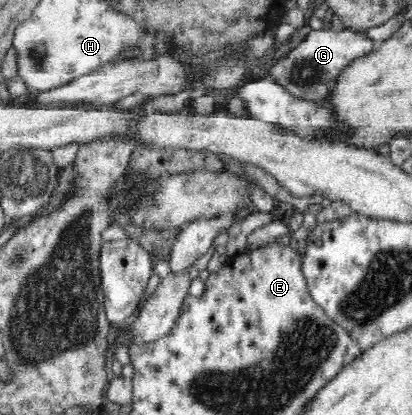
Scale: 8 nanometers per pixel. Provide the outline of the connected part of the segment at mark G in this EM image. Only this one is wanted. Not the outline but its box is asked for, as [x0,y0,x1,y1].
[270,28,376,101]

